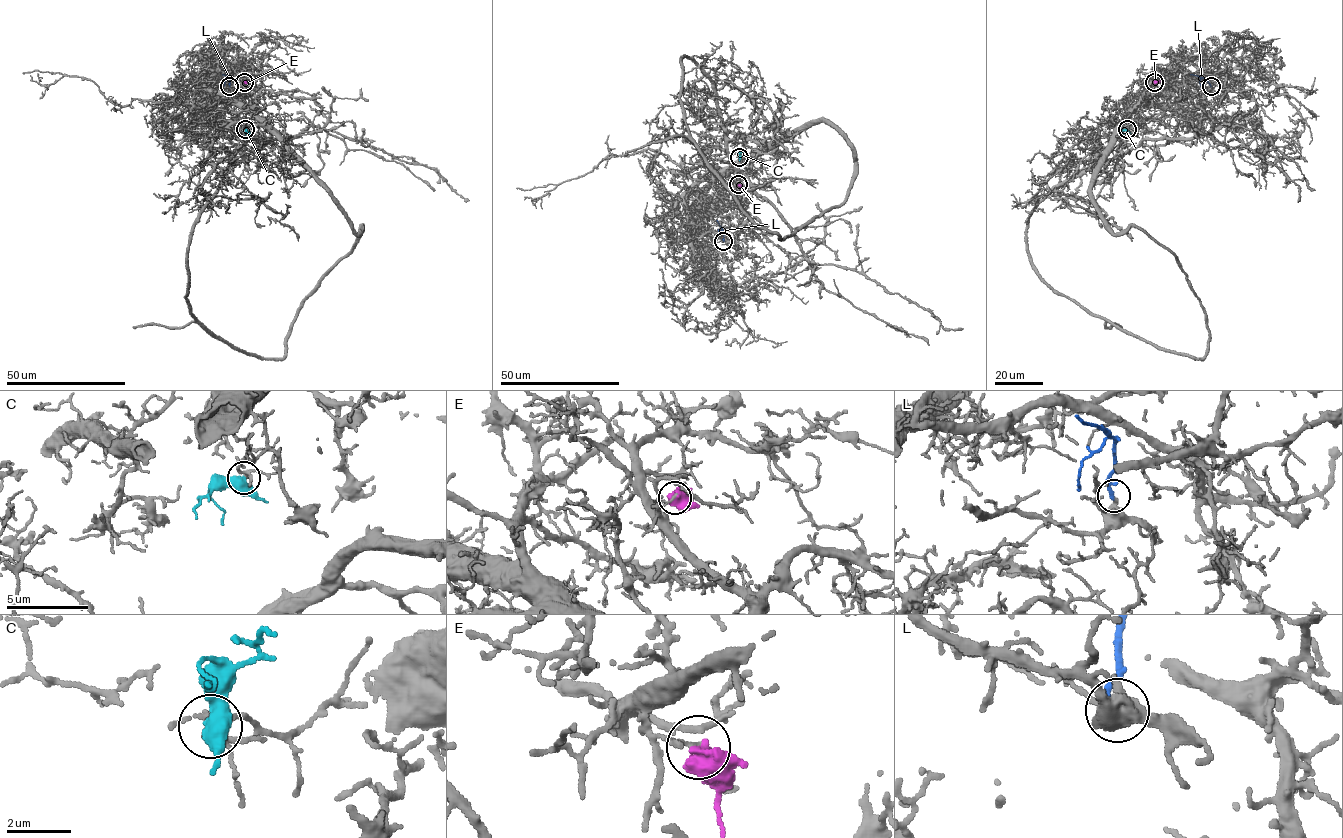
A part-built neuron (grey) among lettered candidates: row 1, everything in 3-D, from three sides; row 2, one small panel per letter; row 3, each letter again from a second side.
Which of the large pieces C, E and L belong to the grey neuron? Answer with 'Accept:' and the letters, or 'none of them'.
Accept: none of them

